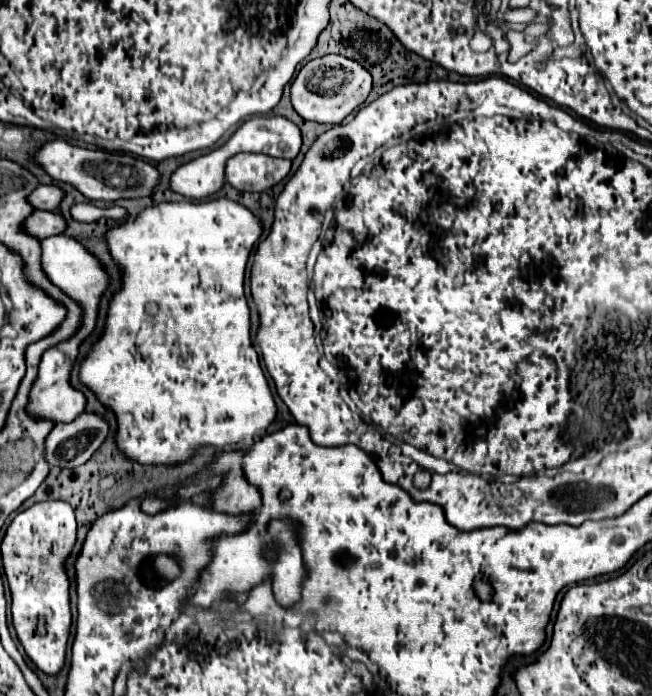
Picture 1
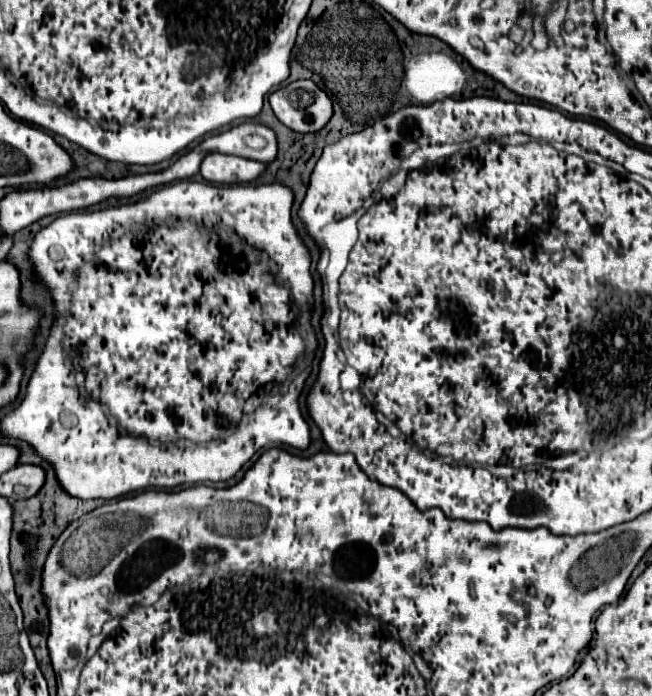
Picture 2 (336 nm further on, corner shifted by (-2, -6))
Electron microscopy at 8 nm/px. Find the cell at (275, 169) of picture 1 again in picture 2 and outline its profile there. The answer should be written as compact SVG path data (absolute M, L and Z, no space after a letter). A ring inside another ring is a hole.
M206 154L200 166L200 174L214 184L240 184L254 180L264 170L262 162L228 156L228 154Z

